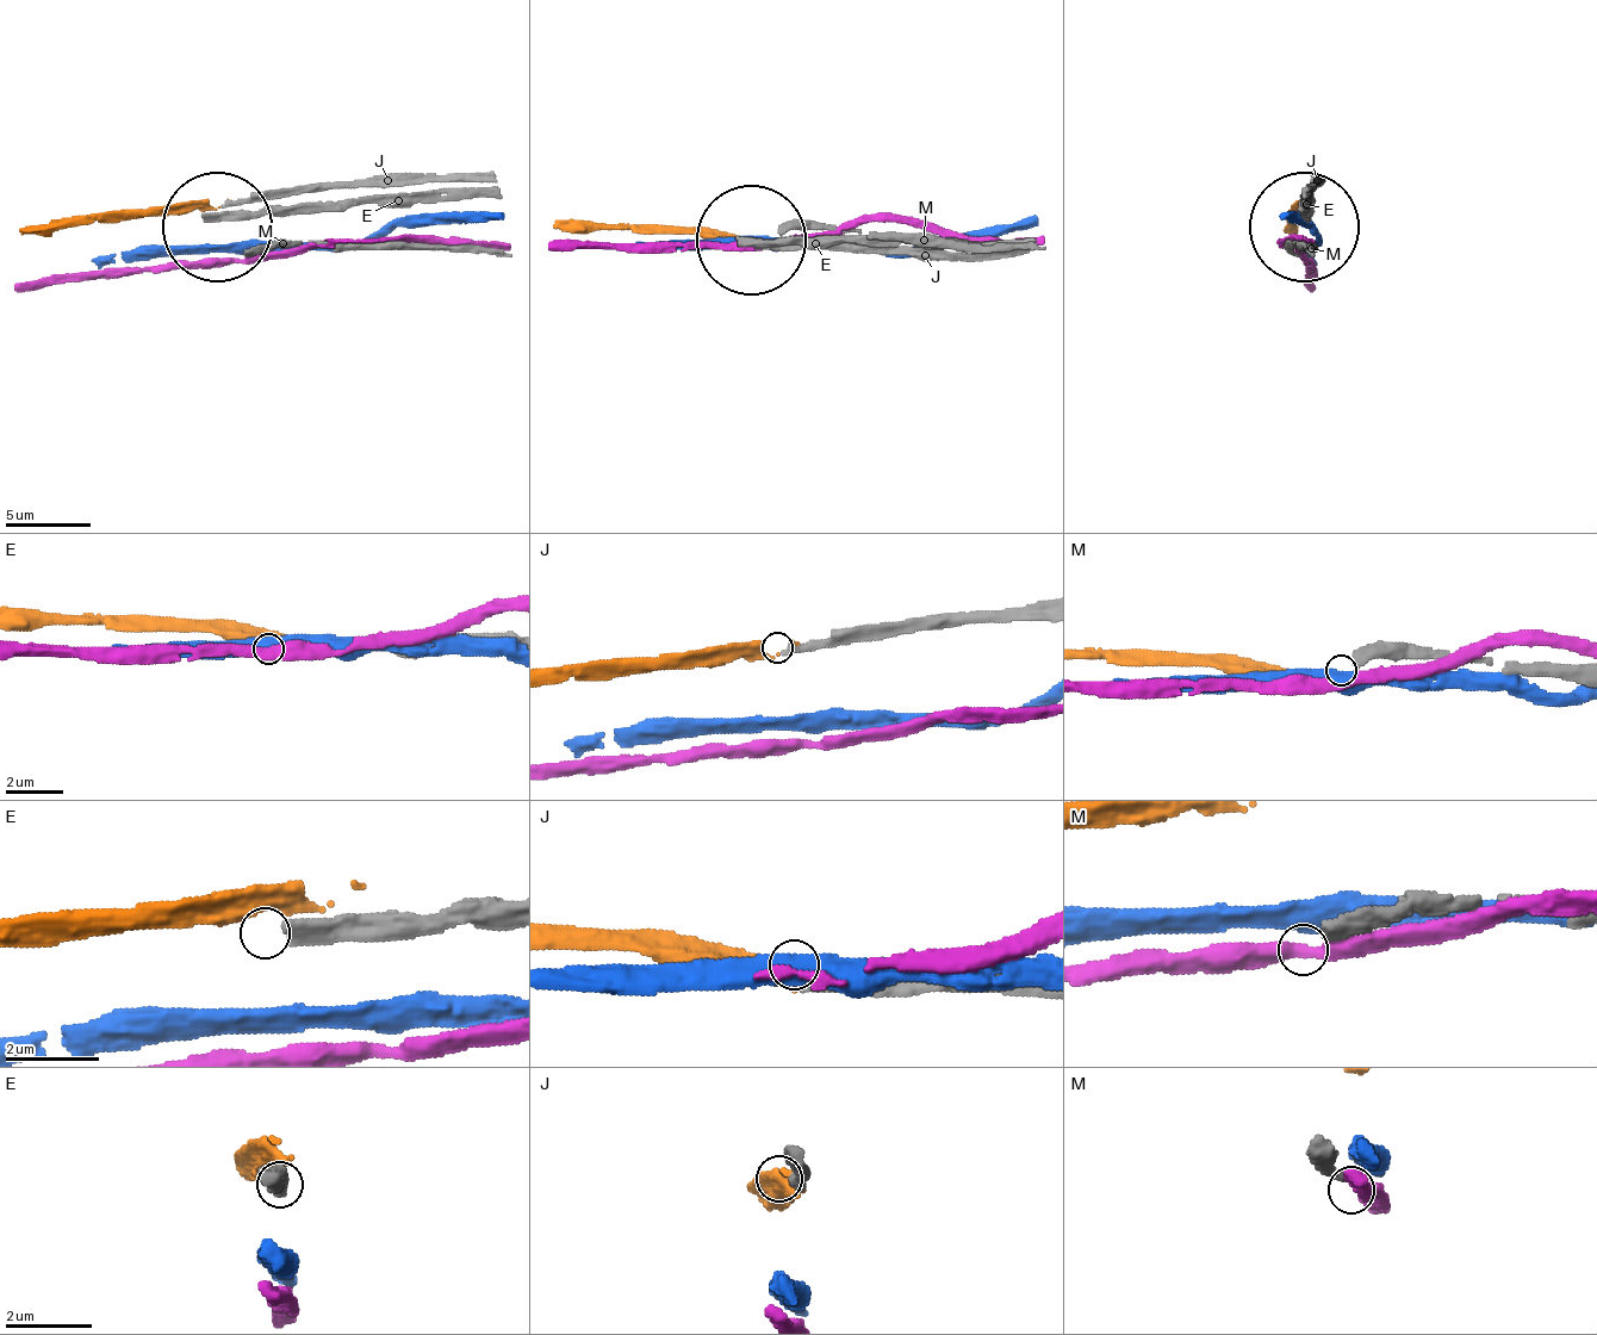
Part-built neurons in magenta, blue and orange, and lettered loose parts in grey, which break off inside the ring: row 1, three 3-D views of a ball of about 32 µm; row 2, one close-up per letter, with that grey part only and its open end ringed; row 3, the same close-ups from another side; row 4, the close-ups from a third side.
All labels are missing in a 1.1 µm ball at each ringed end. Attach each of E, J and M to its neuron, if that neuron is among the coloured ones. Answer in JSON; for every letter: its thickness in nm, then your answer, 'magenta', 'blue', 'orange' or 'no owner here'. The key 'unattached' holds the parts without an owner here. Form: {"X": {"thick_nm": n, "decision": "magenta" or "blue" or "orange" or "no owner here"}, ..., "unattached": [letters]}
{"E": {"thick_nm": 440, "decision": "no owner here"}, "J": {"thick_nm": 300, "decision": "orange"}, "M": {"thick_nm": 340, "decision": "no owner here"}, "unattached": ["E", "M"]}

